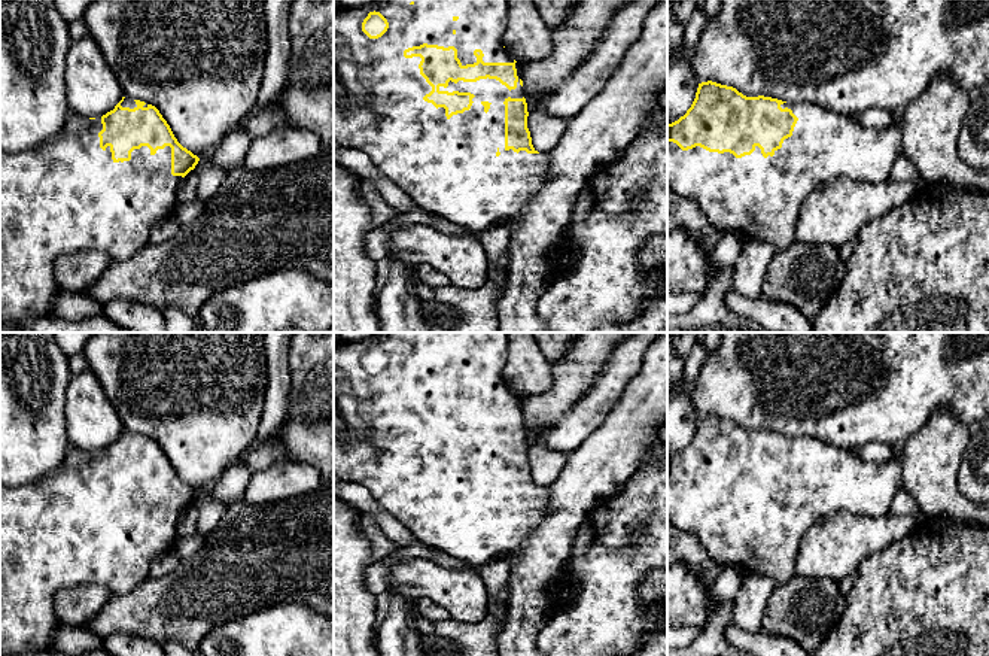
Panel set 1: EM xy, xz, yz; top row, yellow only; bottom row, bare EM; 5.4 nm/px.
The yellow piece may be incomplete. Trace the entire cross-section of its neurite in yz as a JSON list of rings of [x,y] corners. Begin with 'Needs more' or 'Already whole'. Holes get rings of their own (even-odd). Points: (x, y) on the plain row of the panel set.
Needs more. [[[707,414],[699,417],[687,447],[667,458],[667,522],[696,535],[722,565],[785,584],[797,575],[800,543],[816,522],[843,510],[886,516],[901,488],[898,461],[867,462],[858,452],[815,438],[746,431]]]

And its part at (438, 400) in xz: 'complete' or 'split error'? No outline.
split error

